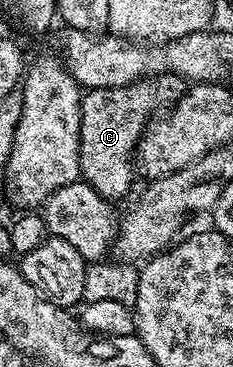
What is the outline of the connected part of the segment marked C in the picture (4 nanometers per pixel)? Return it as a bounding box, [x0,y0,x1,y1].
[81,72,186,202]

